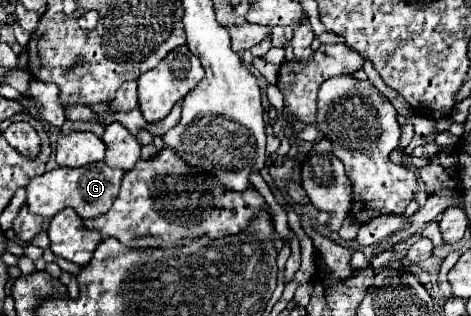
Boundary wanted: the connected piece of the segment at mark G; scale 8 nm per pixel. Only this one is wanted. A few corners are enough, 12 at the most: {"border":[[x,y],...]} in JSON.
{"border":[[104,162],[60,168],[28,182],[26,206],[84,220],[110,210],[122,170]]}

